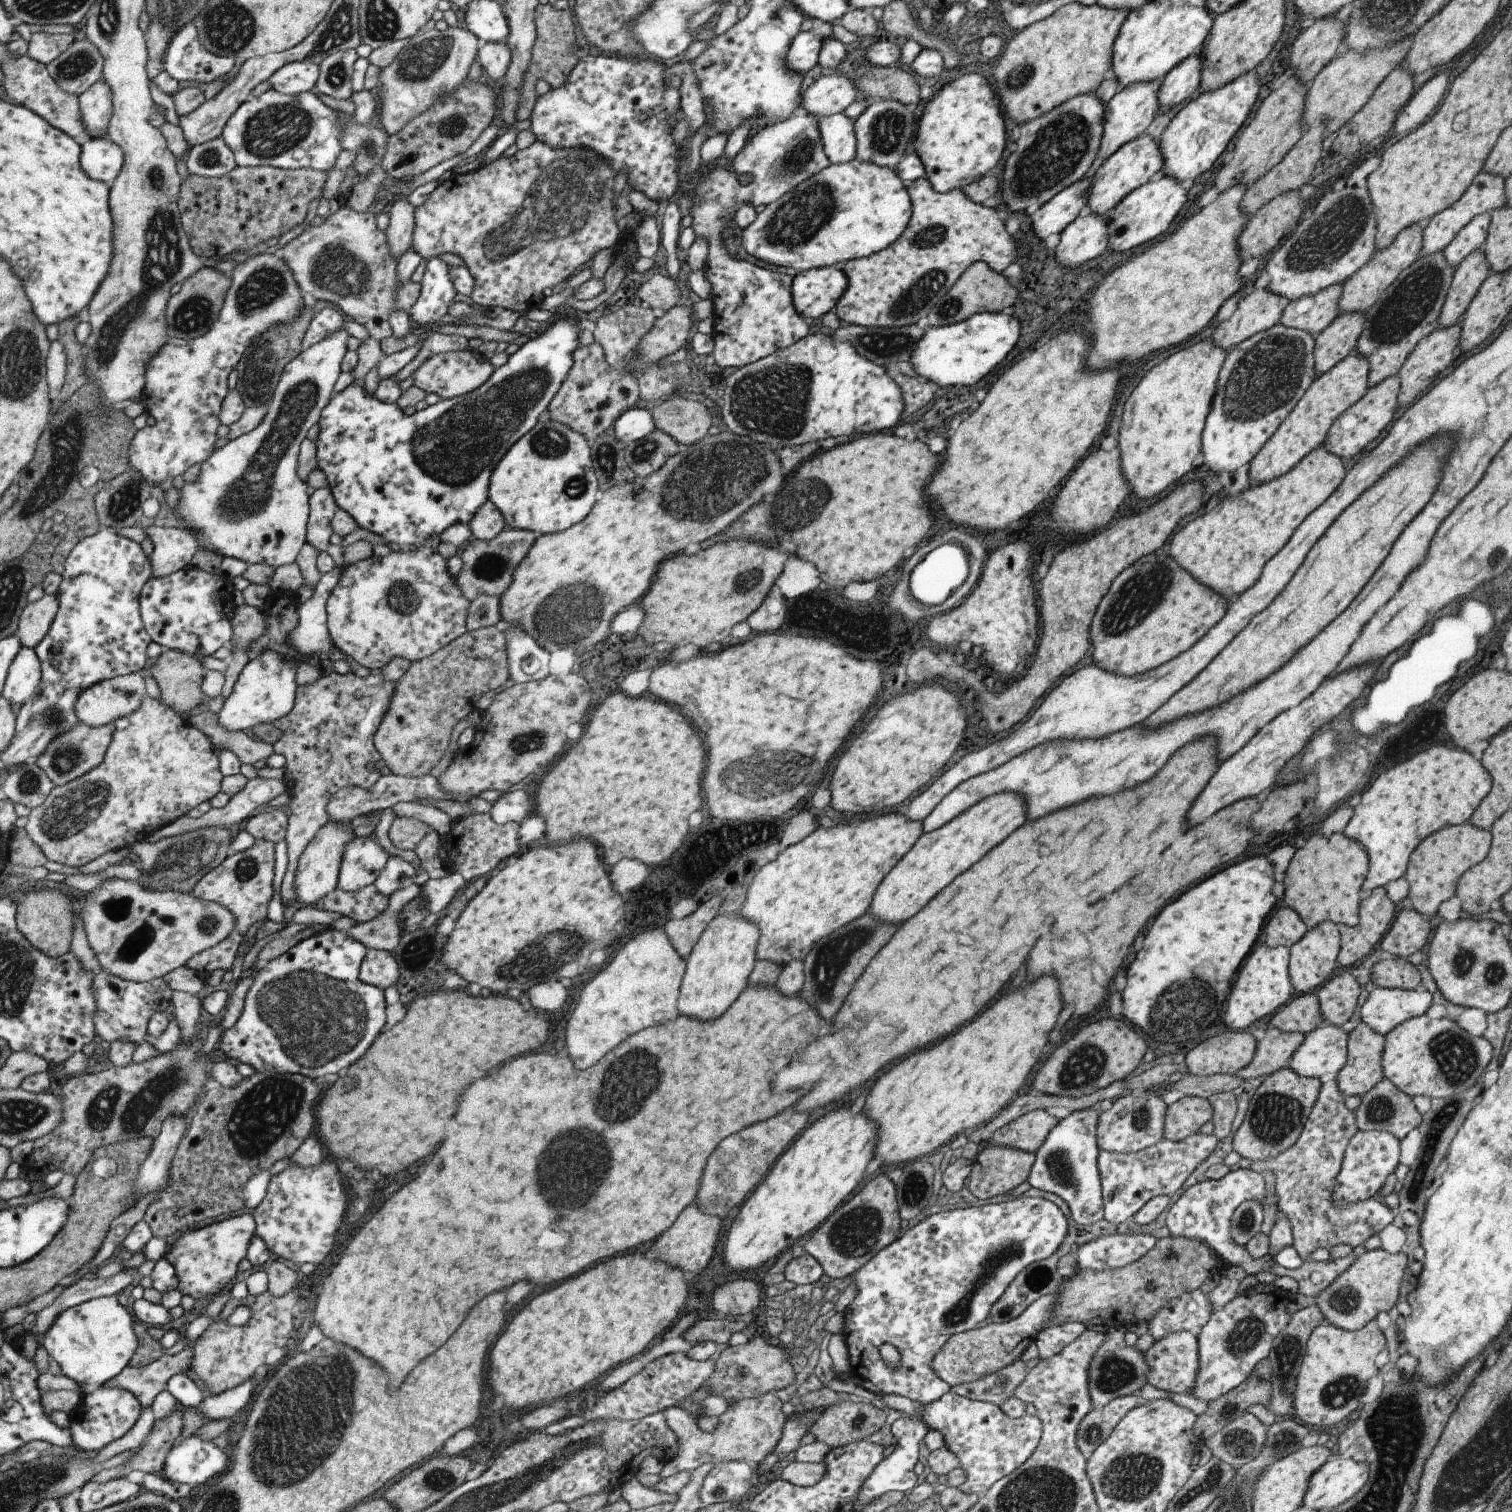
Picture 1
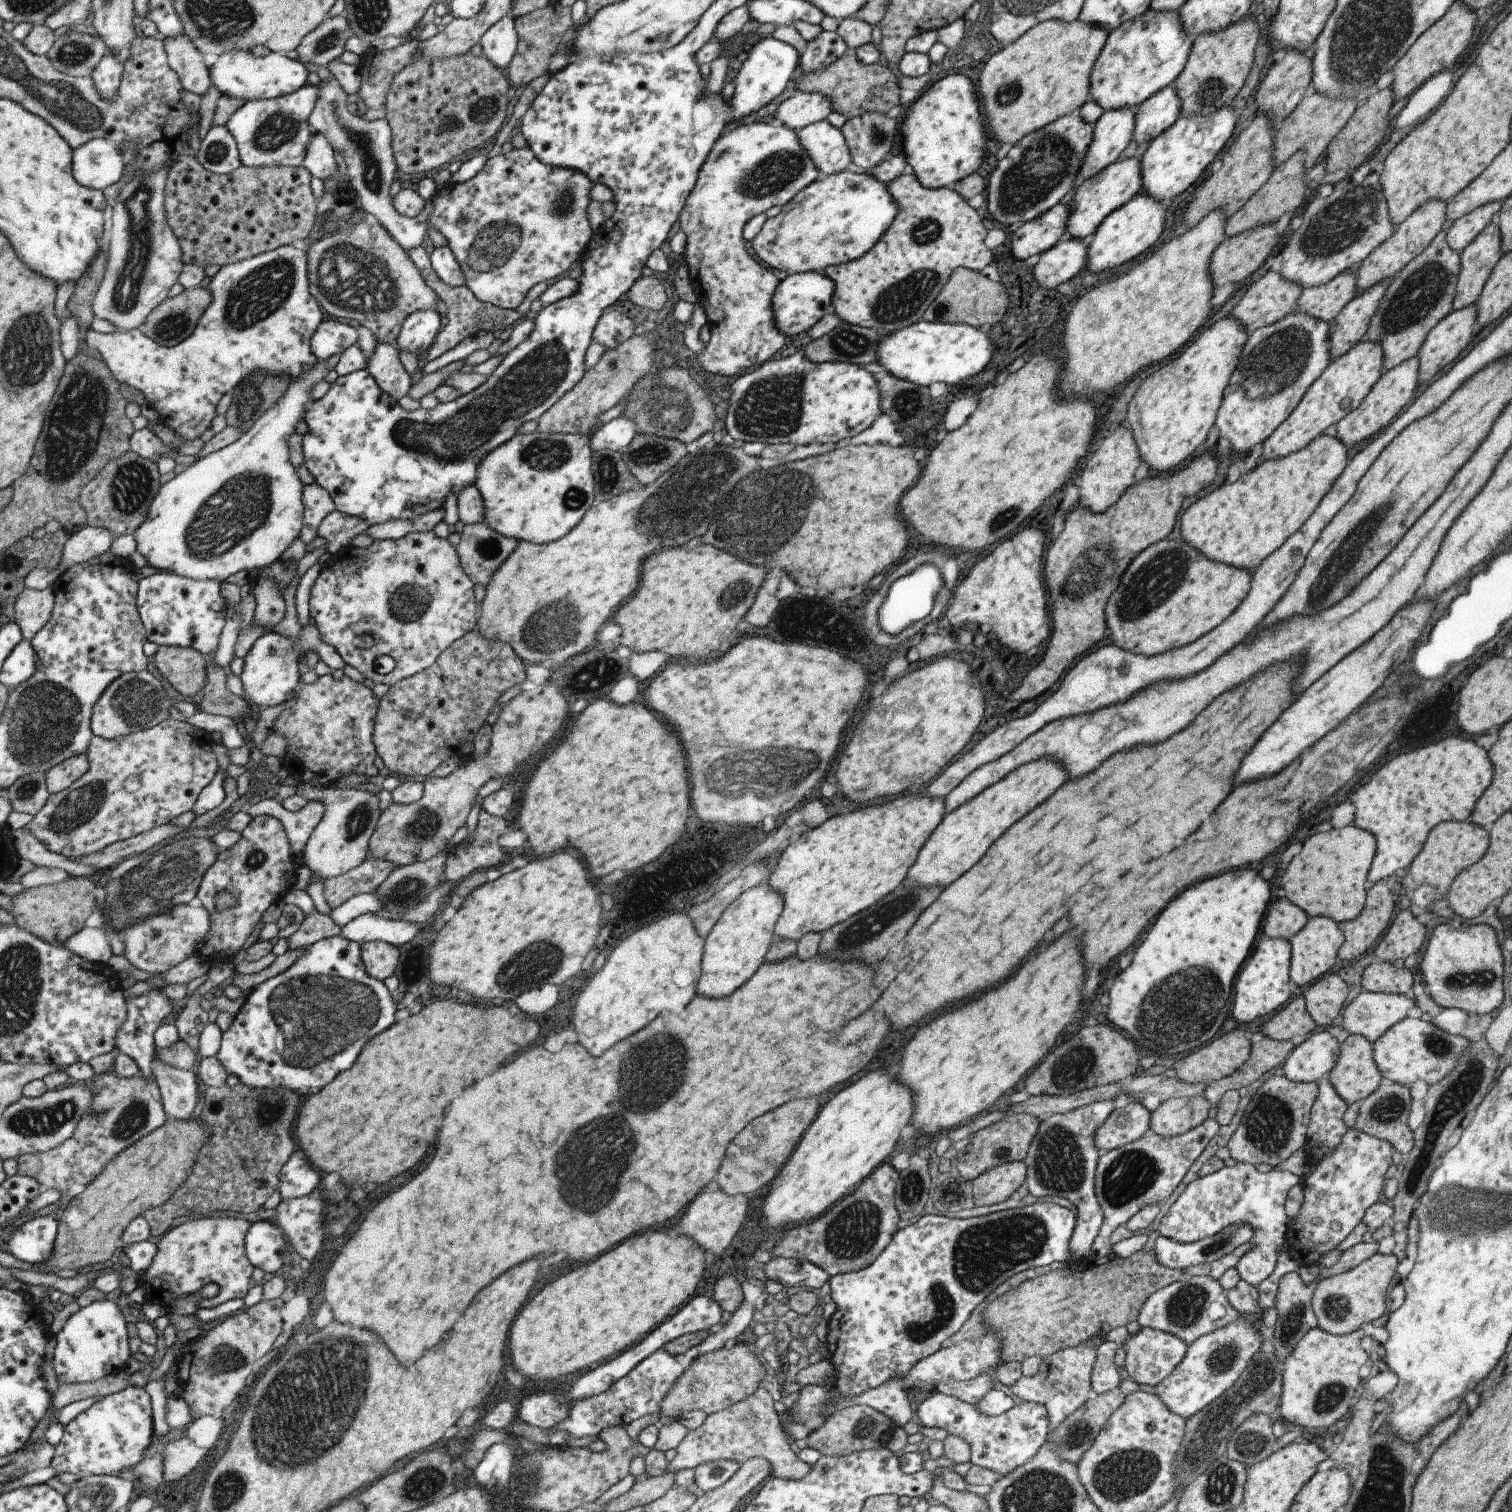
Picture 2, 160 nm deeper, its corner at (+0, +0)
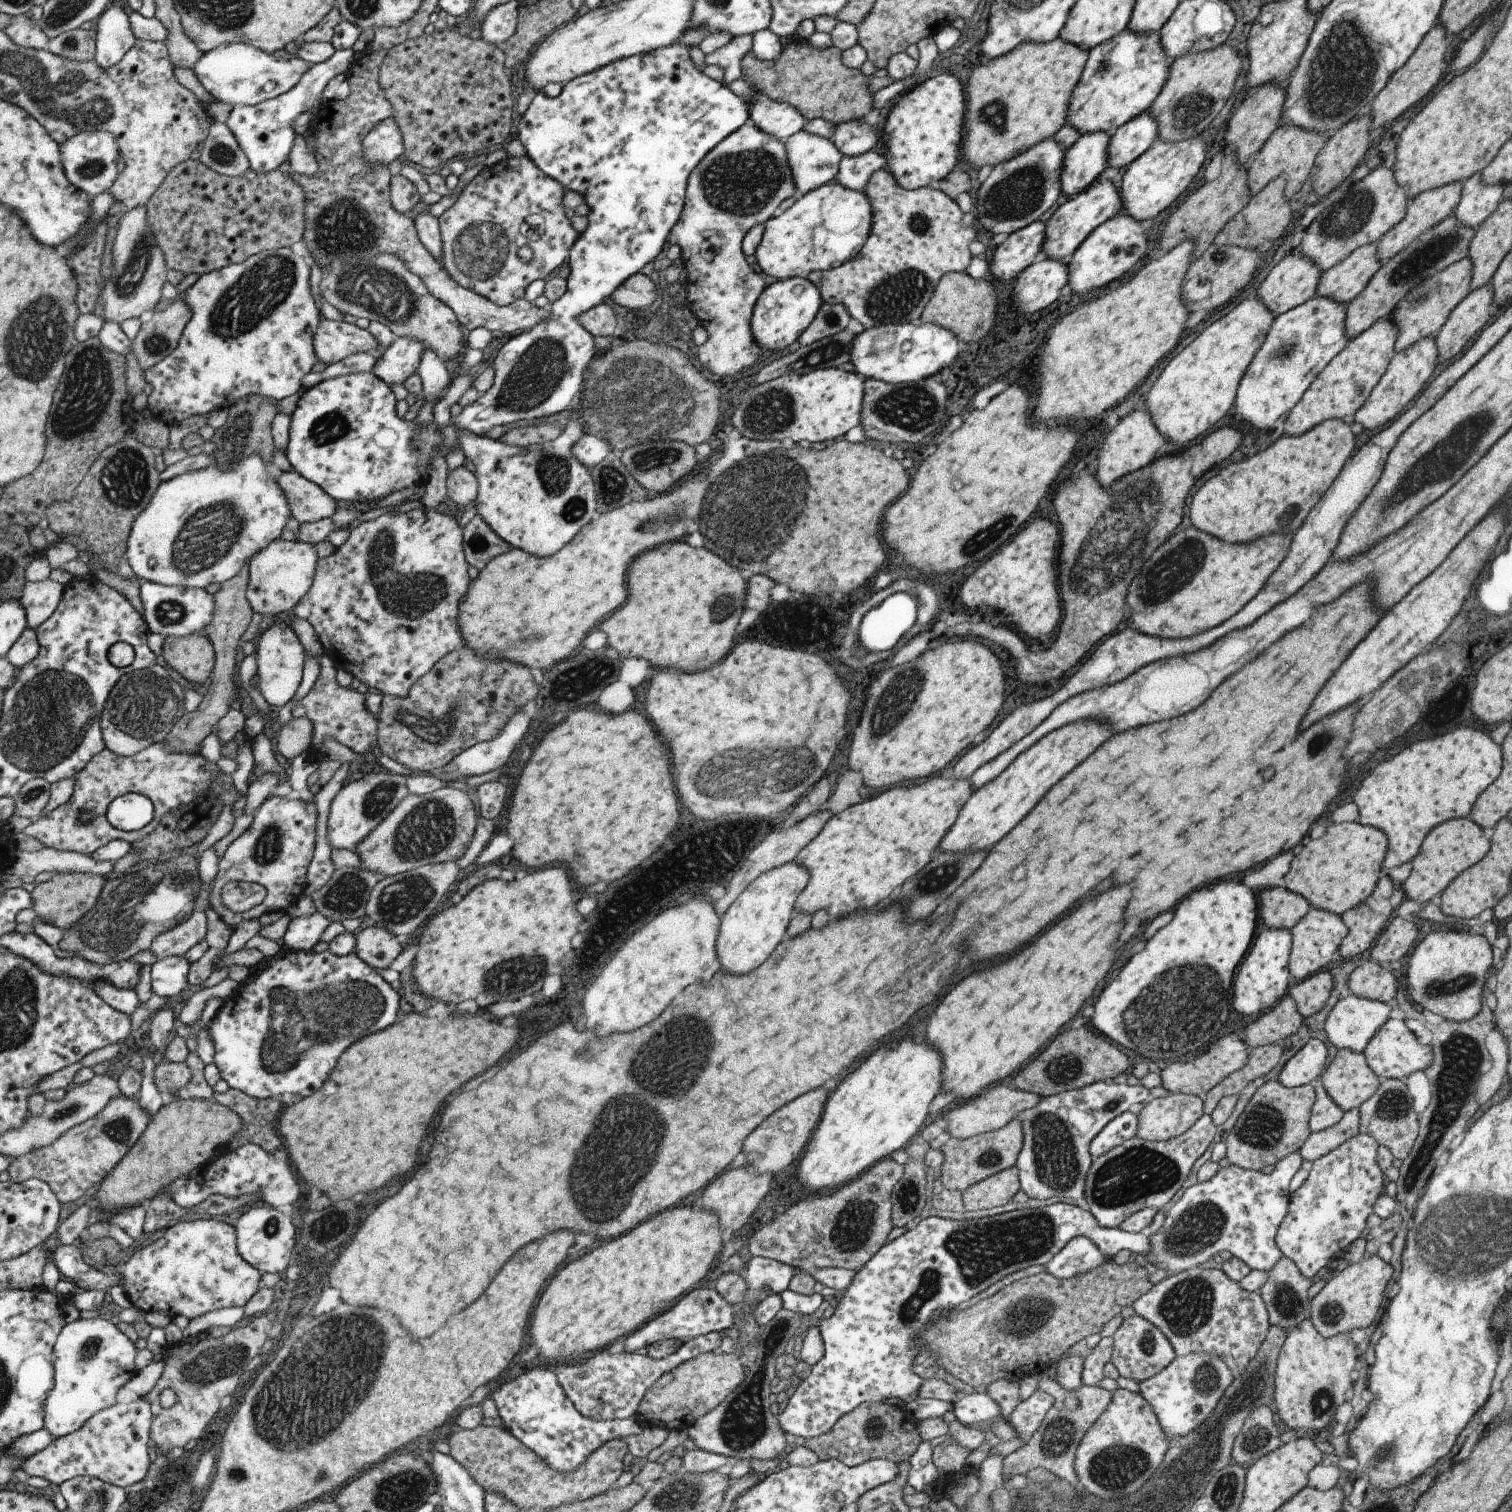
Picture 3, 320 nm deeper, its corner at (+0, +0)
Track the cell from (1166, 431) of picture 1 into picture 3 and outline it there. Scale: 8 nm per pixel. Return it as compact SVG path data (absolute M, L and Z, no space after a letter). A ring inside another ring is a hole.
M1245 298L1167 362L1146 395L1146 411L1166 441L1179 446L1191 442L1231 411L1239 381L1273 321L1274 314L1261 299Z

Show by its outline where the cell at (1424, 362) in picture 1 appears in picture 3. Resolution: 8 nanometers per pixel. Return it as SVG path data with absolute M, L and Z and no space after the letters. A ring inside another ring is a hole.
M1490 282L1473 289L1448 314L1435 334L1438 362L1459 354L1467 342L1485 326L1494 308L1493 287Z

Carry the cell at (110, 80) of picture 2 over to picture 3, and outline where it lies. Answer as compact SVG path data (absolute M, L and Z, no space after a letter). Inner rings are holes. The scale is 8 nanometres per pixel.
M109 6L98 19L96 28L98 29L96 58L106 69L119 64L138 39L130 16L119 6Z

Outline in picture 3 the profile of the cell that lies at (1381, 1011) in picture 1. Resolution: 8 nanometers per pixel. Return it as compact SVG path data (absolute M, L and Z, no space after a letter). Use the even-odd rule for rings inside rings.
M1353 994L1337 1000L1331 1010L1326 1014L1322 1024L1327 1042L1337 1051L1347 1049L1354 1053L1362 1053L1367 1041L1375 1034L1377 1028L1387 1019L1391 1008L1385 1003L1364 999Z

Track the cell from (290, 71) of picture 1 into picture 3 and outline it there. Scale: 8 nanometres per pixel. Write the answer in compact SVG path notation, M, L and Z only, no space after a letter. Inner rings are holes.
M231 43L204 53L192 70L215 100L237 107L256 105L291 91L313 65L299 56L286 56L282 52L266 53L247 43Z

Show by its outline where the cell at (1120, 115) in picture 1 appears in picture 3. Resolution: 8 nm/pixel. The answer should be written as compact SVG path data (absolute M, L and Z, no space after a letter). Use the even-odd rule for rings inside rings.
M1097 131L1081 135L1067 148L1060 172L1060 194L1071 198L1084 191L1107 166L1110 134Z

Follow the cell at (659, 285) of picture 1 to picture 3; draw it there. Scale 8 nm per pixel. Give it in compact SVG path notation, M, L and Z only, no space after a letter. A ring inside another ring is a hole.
M635 273L625 279L609 296L615 304L625 308L643 308L655 300L655 286L648 276Z

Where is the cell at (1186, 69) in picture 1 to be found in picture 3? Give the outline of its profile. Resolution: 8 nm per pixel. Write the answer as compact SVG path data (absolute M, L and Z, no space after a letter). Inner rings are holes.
M1145 112L1111 132L1106 152L1106 164L1111 168L1123 168L1143 154L1157 139L1156 120Z

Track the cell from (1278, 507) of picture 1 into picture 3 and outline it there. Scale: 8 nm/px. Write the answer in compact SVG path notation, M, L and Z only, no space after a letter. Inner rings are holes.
M1327 419L1302 435L1277 439L1267 450L1261 450L1251 458L1229 462L1225 468L1221 468L1217 474L1199 486L1191 496L1189 518L1192 526L1227 542L1249 542L1257 536L1265 536L1271 532L1297 530L1307 512L1315 506L1315 502L1329 488L1345 461L1351 456L1354 435L1349 426L1348 419Z

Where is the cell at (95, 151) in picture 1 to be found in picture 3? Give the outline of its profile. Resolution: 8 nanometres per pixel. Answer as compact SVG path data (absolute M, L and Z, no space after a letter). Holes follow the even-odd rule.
M91 130L80 132L72 139L60 145L64 169L69 180L89 197L99 196L101 192L109 191L116 183L119 173L119 156L122 156L122 146L115 134L108 130Z

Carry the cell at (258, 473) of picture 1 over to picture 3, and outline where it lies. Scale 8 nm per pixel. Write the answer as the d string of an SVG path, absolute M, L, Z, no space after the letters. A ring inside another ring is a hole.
M257 454L247 457L229 471L221 470L215 464L162 482L149 506L133 523L128 538L127 558L139 578L162 585L203 589L238 575L268 544L282 537L287 519L292 517L291 505L278 483L278 471Z

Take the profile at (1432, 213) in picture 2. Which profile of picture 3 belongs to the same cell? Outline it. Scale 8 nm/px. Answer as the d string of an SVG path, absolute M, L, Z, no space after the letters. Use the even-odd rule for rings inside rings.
M1452 182L1428 191L1416 194L1406 206L1405 216L1394 224L1383 236L1380 236L1376 242L1376 255L1380 264L1389 260L1392 256L1398 254L1413 239L1416 239L1426 228L1441 222L1447 215L1454 212L1454 208L1460 199L1460 190L1462 182Z

